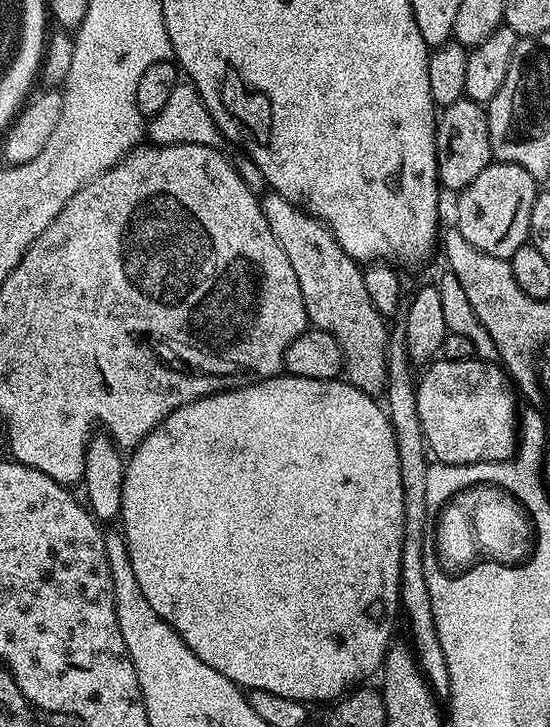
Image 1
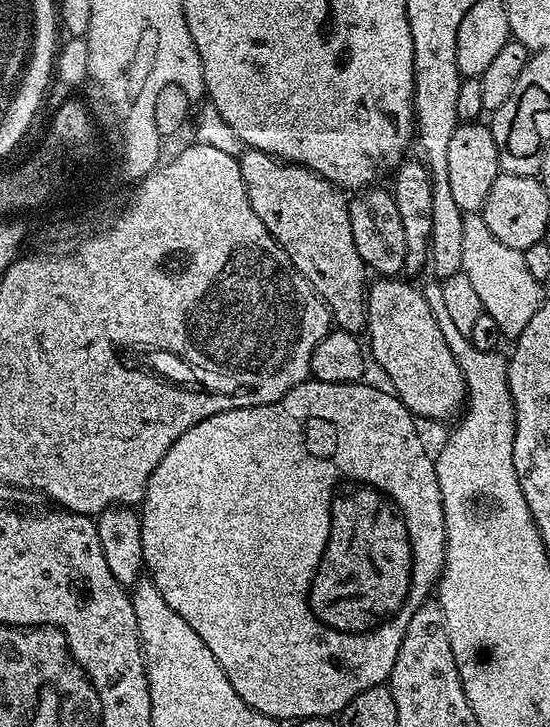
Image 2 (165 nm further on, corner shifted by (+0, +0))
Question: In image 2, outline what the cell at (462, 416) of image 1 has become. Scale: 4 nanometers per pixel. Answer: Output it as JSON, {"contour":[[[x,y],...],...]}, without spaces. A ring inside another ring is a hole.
{"contour":[[[376,278],[373,281],[366,288],[366,344],[370,349],[371,359],[373,356],[377,366],[392,379],[391,391],[410,409],[413,416],[421,421],[450,419],[456,411],[461,411],[466,400],[464,375],[458,362],[454,362],[454,354],[450,354],[450,346],[446,346],[446,338],[442,338],[442,330],[438,330],[434,314],[430,314],[430,306],[423,291],[417,285],[415,288],[414,285],[407,284],[404,278]]]}

